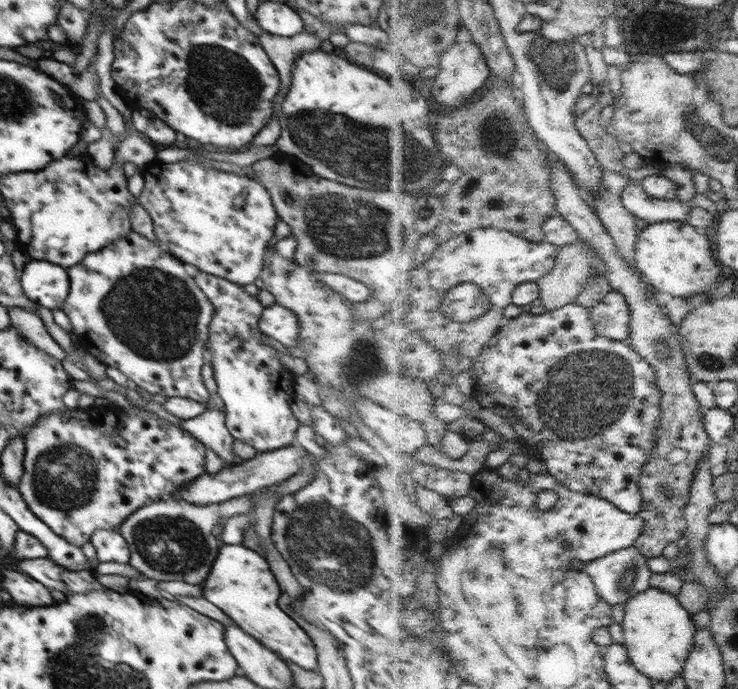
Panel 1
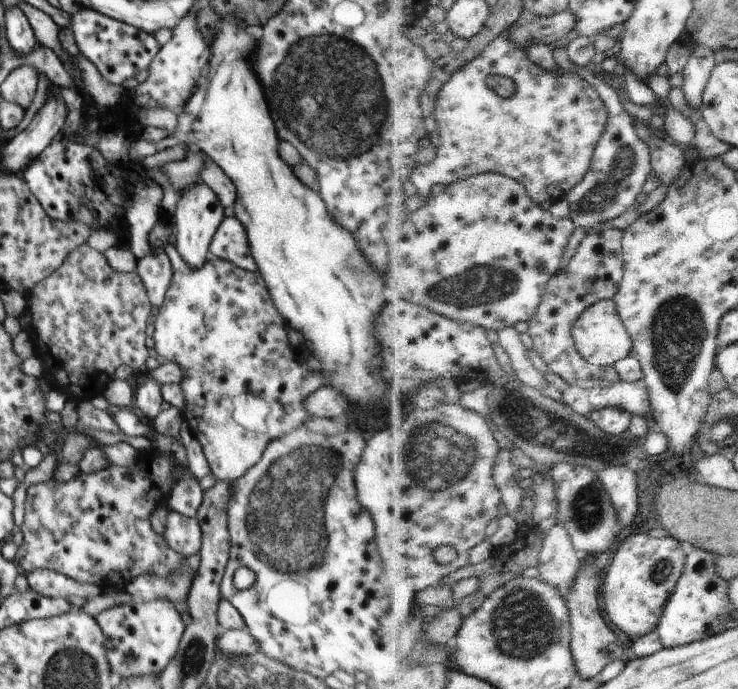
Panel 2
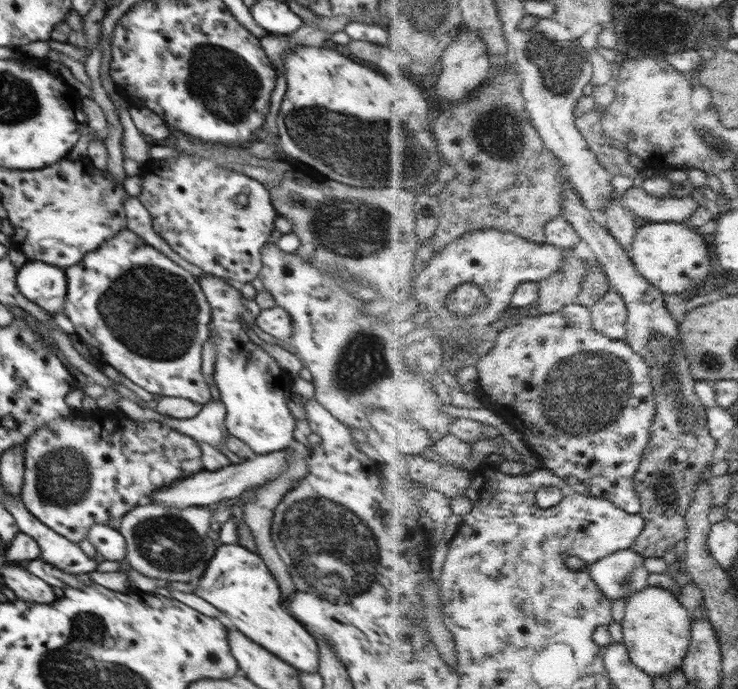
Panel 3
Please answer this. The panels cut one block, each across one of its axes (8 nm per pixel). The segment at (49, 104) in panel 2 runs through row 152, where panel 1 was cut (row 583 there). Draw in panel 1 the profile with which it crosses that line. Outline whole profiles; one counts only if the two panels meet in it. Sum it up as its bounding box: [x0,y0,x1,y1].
[2,565,54,606]

